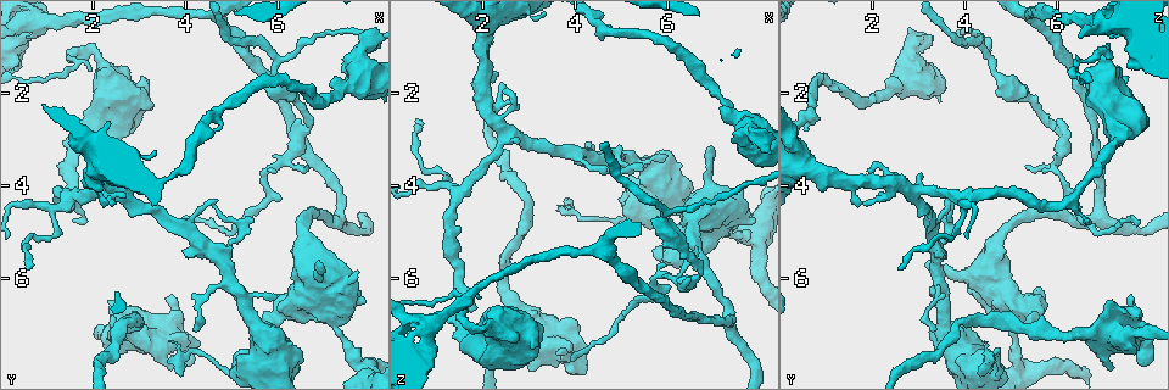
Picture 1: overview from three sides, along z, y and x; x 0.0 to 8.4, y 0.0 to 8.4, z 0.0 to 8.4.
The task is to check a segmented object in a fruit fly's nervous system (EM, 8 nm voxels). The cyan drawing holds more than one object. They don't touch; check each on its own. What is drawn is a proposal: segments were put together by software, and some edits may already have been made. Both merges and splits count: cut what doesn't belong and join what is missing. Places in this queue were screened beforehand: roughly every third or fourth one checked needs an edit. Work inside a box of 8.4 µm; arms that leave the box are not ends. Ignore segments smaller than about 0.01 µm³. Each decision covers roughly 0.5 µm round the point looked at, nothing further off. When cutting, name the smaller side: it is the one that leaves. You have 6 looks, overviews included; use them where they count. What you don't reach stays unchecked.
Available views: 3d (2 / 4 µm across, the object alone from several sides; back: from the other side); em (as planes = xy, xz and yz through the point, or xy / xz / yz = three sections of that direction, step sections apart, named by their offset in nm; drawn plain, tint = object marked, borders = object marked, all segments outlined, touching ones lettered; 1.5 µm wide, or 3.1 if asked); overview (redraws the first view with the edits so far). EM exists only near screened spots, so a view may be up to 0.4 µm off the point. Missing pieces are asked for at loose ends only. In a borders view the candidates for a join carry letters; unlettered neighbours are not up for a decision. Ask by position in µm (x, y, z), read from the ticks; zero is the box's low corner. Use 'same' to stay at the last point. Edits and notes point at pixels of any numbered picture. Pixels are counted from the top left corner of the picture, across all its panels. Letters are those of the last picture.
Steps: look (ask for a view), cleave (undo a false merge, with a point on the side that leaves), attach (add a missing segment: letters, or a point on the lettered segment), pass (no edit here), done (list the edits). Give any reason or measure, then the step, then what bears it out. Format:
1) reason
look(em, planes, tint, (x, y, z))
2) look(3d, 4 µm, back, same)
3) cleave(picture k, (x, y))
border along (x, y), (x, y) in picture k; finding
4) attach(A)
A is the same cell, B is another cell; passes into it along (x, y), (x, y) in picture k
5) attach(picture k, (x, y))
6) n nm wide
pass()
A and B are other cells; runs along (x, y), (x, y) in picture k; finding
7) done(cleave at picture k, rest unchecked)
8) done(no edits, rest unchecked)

stops while still wide
look(em, planes, borders, (3.65, 6.40, 7.55))

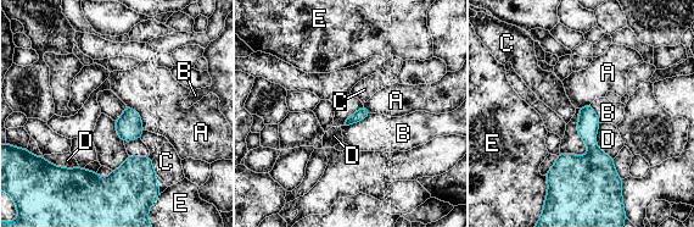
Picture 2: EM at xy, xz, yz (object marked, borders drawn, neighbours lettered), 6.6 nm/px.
pass()
A, B, C, D and E are other cells; border along (370, 114), (362, 120), (343, 126) in picture 2; no lettered segment goes on from it

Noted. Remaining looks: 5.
thick turns thin
look(3d, 4 µm, back, (7.60, 1.45, 2.85))

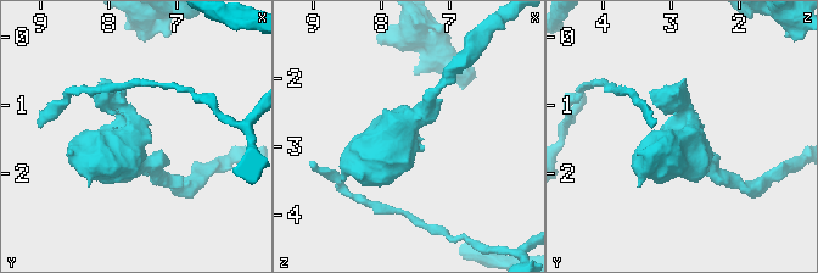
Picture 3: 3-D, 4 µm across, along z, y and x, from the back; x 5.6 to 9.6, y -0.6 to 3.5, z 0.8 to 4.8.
3 arms; arms of 170, 280, 320 nm; now the EM
look(em, yz, step 8, borders, (7.65, 1.45, 2.85))

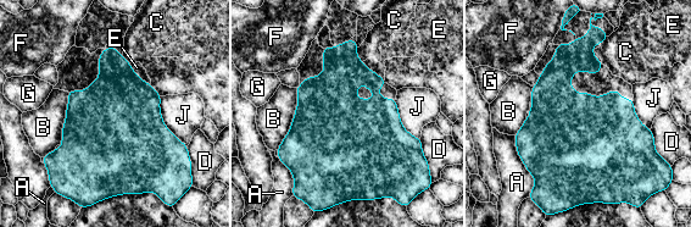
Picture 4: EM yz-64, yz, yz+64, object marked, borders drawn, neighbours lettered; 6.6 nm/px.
500 nm wide
pass()
A, B, C, D, E, F, G and J are other cells; border along (296, 88), (293, 122), (276, 149) in picture 4; one neuron here

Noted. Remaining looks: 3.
calibre changes
look(em, xy, step 8, tint, (7.35, 7.20, 5.00))

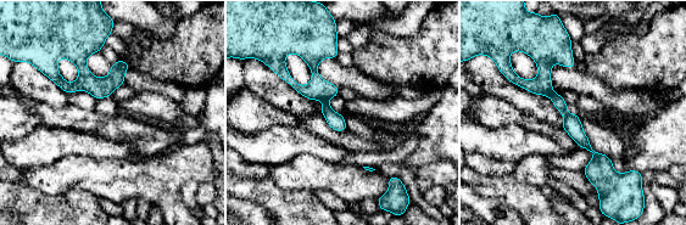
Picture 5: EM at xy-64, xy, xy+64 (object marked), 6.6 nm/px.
look(em, planes, borders, same)

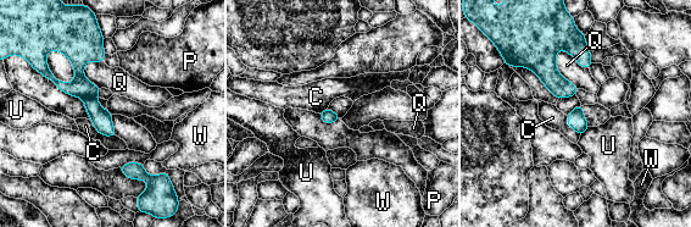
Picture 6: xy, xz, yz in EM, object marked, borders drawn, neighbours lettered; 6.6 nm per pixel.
90 nm wide; Q touches over 200 nm
cleave(picture 6, (101, 118))
C, P, Q, U and W are other cells; a second neuron is stuck on

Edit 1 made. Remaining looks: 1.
done(cleave at picture 6, rest unchecked)

